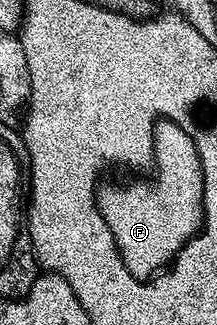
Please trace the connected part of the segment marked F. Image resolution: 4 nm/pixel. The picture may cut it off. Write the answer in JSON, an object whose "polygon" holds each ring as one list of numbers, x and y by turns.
{"polygon":[[161,119,153,131,153,147,157,149,161,166,159,184,109,190,101,196,105,218,109,220,125,260,136,276,145,276,165,262,199,222,201,162,194,140,177,123]]}

